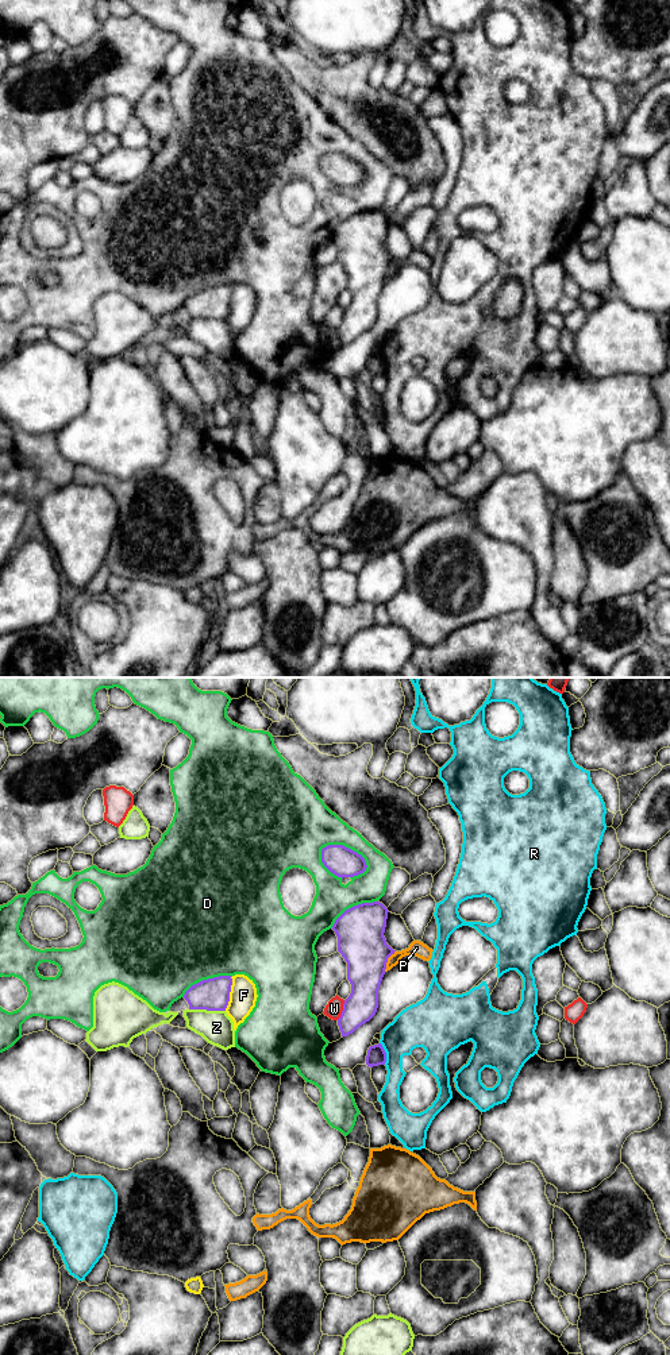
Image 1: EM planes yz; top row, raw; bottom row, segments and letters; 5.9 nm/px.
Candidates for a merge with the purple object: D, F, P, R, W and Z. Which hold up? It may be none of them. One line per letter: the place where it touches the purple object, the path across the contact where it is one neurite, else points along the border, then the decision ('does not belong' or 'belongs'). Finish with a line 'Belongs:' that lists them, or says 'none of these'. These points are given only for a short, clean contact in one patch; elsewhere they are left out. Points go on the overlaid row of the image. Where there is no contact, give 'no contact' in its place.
D: yz (345, 846) | does not belong
F: yz (228, 993) | does not belong
P: yz (387, 961) | does not belong
R: yz (385, 1053) | does not belong
W: yz (343, 1010) | does not belong
Z: yz (207, 1010) | does not belong
Belongs: none of these

